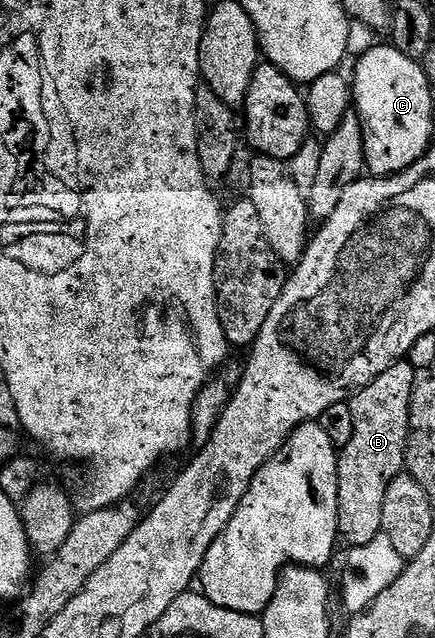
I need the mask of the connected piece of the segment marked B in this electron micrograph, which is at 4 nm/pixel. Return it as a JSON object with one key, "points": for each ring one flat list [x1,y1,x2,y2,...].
{"points":[[407,360,394,362,350,399,353,412,353,440,338,451,339,536,348,547,369,544,382,535,382,505,389,484,404,473,405,448,409,432,409,404,417,371]]}

